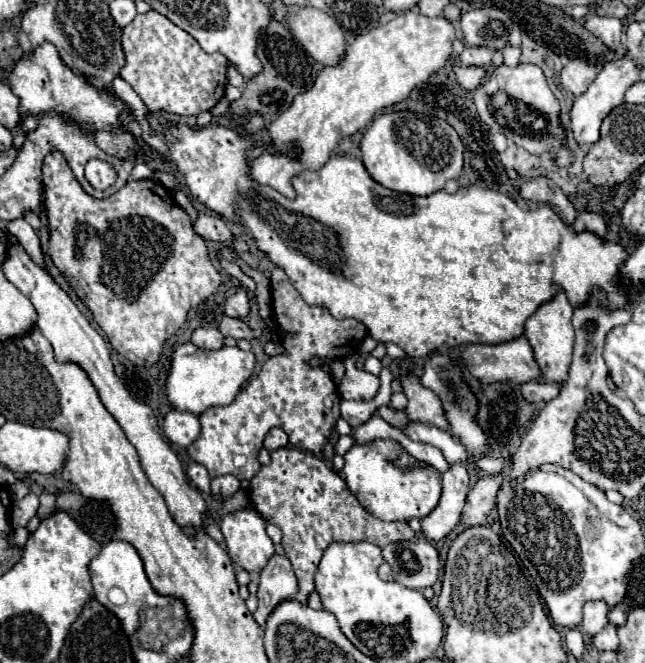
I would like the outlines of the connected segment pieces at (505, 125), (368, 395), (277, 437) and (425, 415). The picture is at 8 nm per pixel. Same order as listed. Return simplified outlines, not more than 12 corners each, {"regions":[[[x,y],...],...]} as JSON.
{"regions":[[[500,65],[472,91],[478,117],[570,165],[560,105],[538,65]],[[358,356],[344,360],[338,387],[342,399],[370,401],[380,387],[376,375],[356,369]],[[280,427],[268,431],[264,447],[268,451],[286,447],[288,435]],[[414,375],[402,377],[408,421],[448,431],[436,393]]]}

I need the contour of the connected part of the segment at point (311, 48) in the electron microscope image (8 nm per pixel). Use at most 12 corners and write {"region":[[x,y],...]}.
{"region":[[324,11],[288,17],[292,35],[322,65],[344,57],[342,27]]}

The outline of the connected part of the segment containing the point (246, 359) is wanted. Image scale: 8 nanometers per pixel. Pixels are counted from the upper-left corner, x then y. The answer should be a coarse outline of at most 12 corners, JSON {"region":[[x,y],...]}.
{"region":[[184,343],[166,397],[204,413],[230,405],[254,373],[254,353]]}

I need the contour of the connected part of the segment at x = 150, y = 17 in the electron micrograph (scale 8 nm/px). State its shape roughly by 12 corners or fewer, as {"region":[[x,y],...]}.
{"region":[[156,11],[124,27],[120,77],[150,115],[224,97],[228,59]]}

